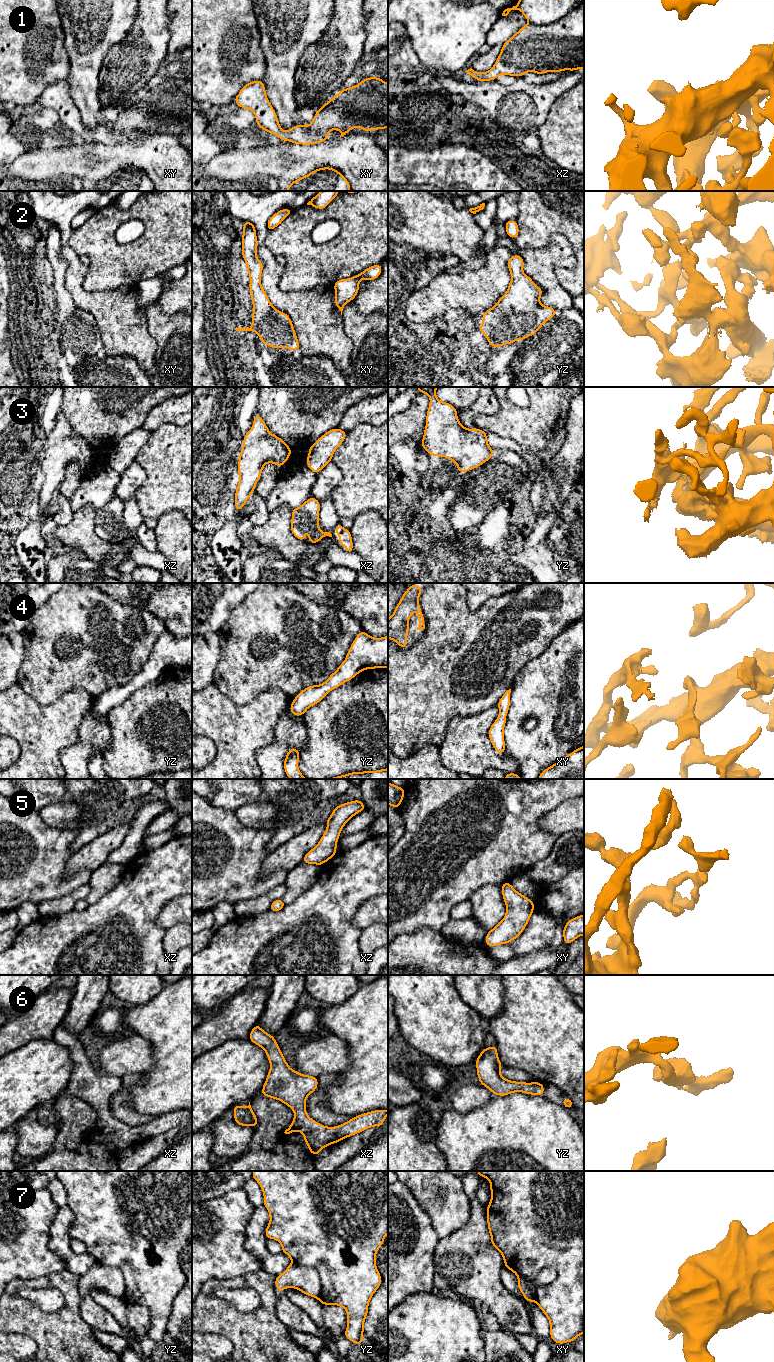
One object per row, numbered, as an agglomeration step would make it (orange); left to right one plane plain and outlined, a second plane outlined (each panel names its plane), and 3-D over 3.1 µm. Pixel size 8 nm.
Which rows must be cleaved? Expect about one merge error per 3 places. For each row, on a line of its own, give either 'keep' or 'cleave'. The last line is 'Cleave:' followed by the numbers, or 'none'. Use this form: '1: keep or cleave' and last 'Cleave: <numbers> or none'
1: keep
2: keep
3: keep
4: keep
5: keep
6: keep
7: cleave
Cleave: 7

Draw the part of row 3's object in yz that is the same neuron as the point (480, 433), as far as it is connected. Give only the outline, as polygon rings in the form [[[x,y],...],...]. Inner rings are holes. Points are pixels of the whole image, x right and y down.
[[[438,387],[416,388],[430,399],[421,442],[429,456],[447,457],[456,463],[461,473],[479,467],[492,458],[496,452],[488,444],[487,433],[479,428],[463,427],[457,417],[457,409],[437,398],[435,392]]]

